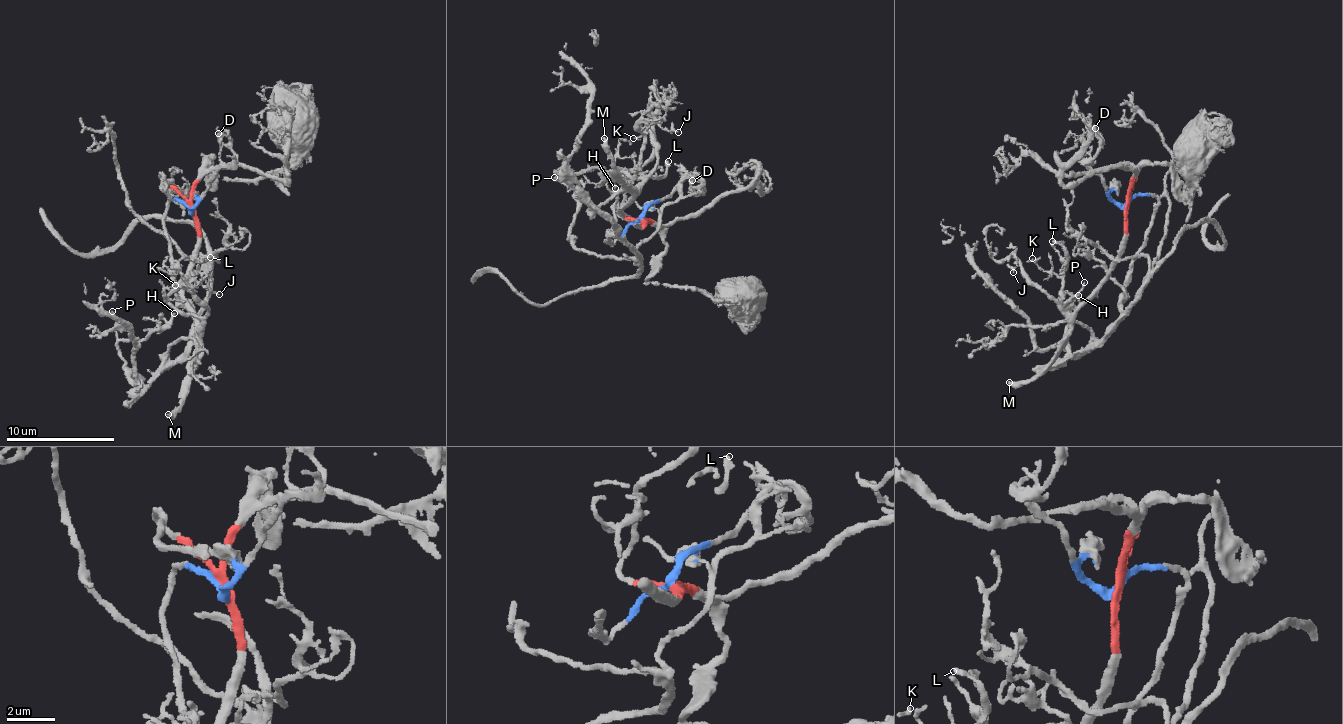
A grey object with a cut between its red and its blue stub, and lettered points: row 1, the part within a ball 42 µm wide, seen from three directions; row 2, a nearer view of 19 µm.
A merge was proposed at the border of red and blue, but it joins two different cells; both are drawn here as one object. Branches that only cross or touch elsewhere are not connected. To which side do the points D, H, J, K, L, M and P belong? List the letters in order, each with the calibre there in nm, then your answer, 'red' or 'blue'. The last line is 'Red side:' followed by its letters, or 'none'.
D: 160 nm | blue
H: 150 nm | blue
J: 170 nm | red
K: 190 nm | red
L: 220 nm | red
M: 360 nm | red
P: 130 nm | blue
Red side: J, K, L, M

